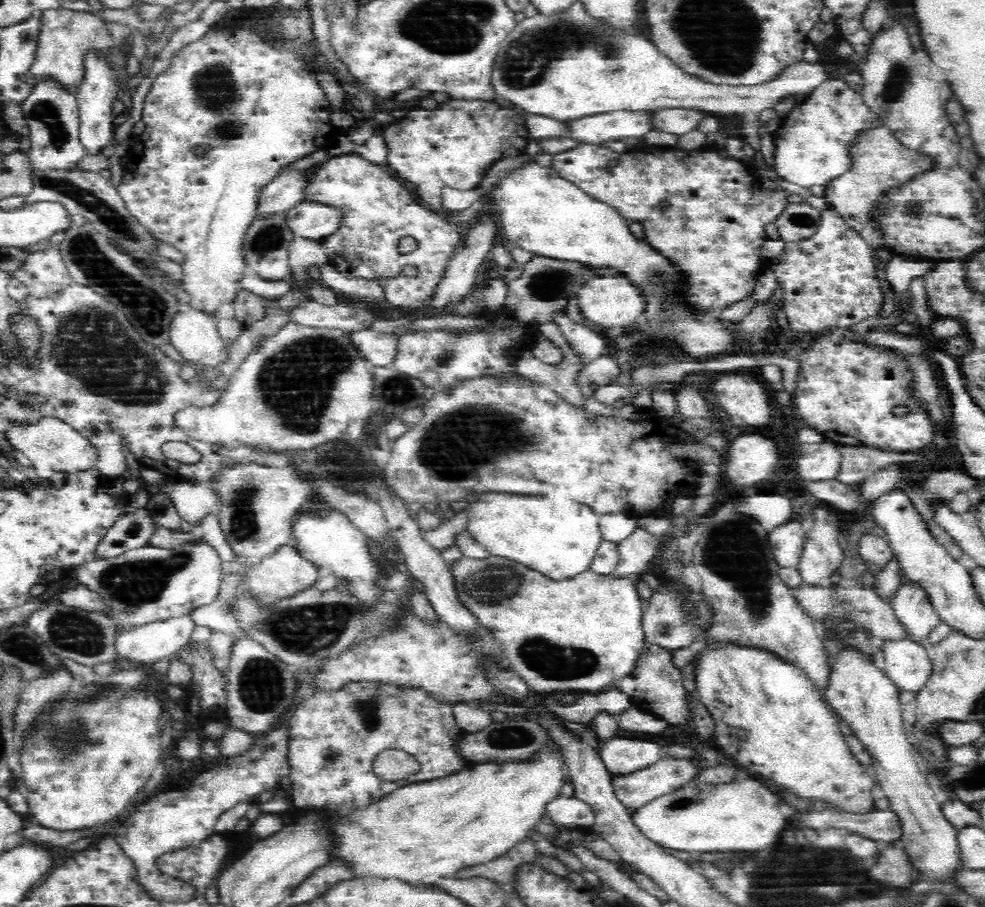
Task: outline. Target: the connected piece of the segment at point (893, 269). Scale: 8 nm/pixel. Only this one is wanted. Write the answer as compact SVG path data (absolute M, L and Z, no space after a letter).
M889 251L890 258L882 270L883 277L891 288L900 293L908 291L908 286L914 278L926 276L936 268L938 262L930 257L916 255L916 253L896 253Z

